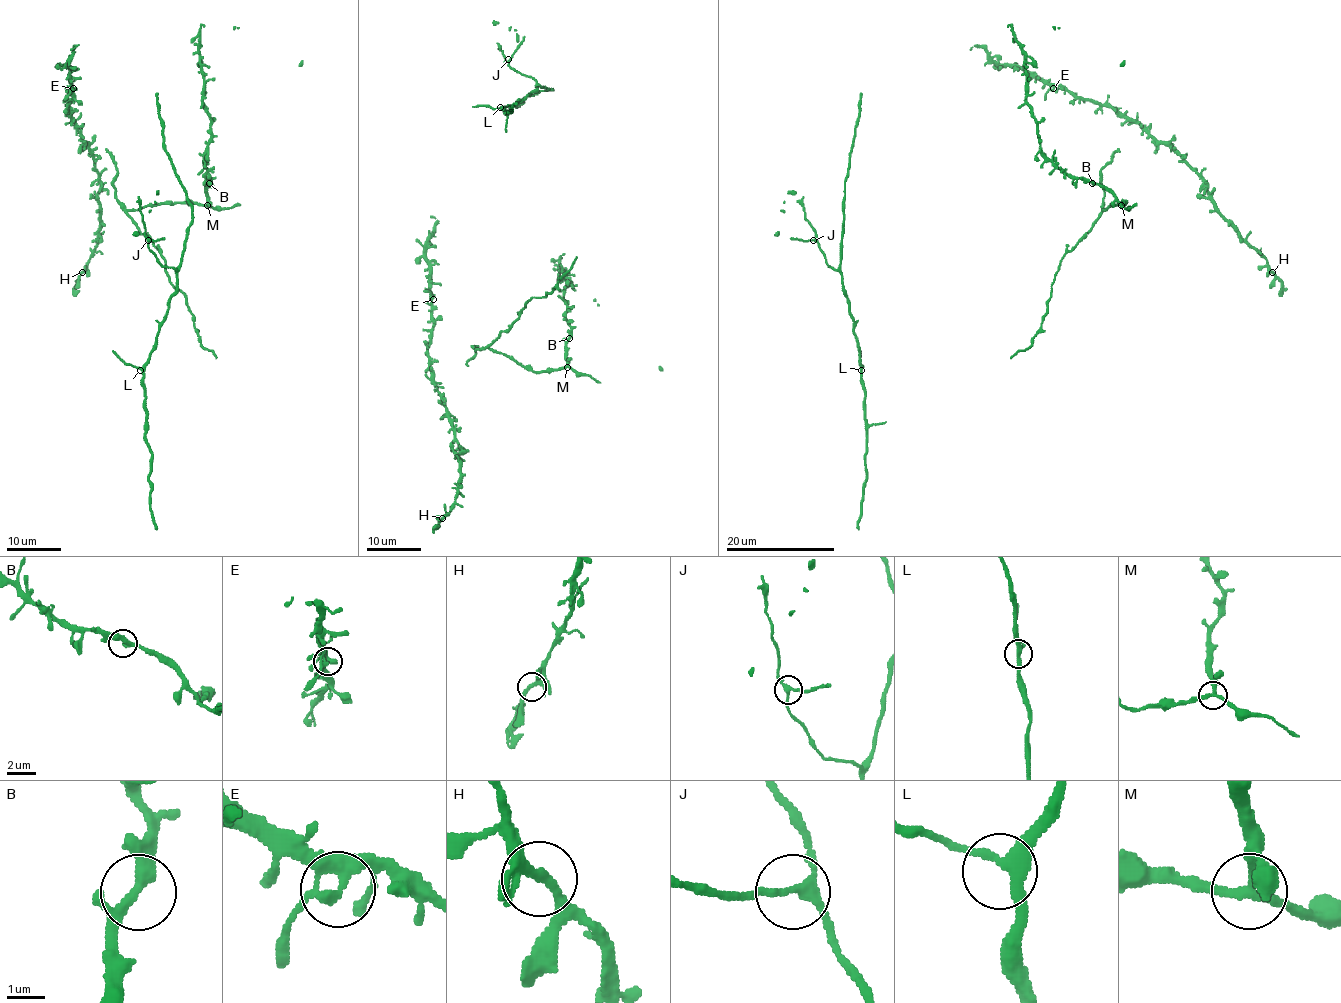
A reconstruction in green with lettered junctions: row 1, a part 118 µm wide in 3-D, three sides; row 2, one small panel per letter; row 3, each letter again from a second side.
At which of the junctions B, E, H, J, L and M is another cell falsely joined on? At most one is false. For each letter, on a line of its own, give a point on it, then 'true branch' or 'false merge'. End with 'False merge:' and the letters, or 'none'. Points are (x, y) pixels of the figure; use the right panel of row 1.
B: place (1092, 183); true branch
E: place (1053, 88); true branch
H: place (1272, 272); true branch
J: place (813, 240); true branch
L: place (861, 370); true branch
M: place (1121, 205); false merge
False merge: M

